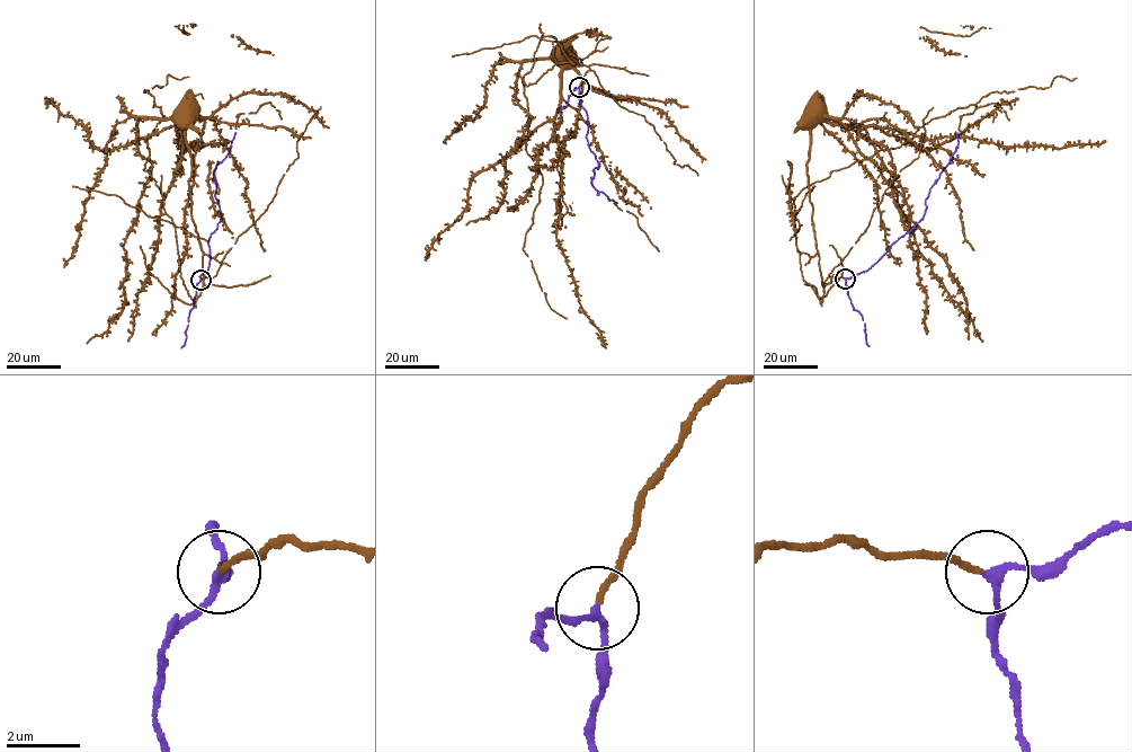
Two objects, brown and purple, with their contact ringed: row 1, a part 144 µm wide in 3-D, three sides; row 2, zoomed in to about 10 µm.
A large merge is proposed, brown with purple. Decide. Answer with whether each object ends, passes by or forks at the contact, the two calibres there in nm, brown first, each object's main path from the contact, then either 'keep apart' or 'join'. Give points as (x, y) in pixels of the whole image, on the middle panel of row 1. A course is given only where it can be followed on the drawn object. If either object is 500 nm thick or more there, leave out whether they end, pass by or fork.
brown ends | purple passes by | 160/190 nm | brown via (579, 87), (589, 68), (569, 54), (569, 49), (564, 53), (568, 62) | purple via (579, 87), (578, 97), (588, 122), (587, 141), (599, 165), (593, 170), (591, 183), (613, 200) | join

